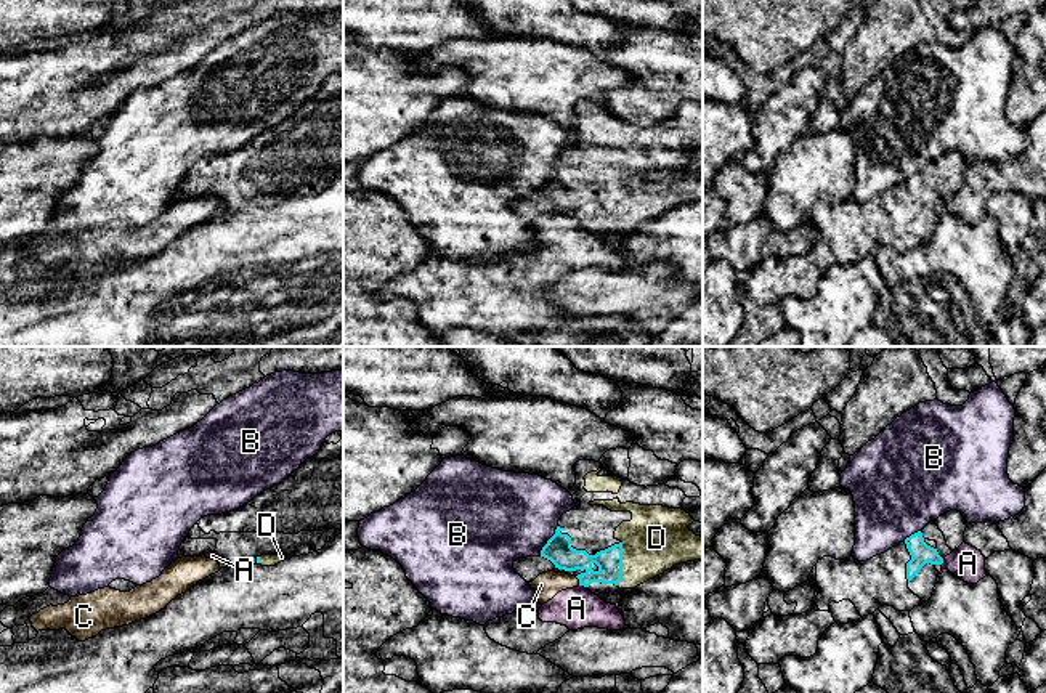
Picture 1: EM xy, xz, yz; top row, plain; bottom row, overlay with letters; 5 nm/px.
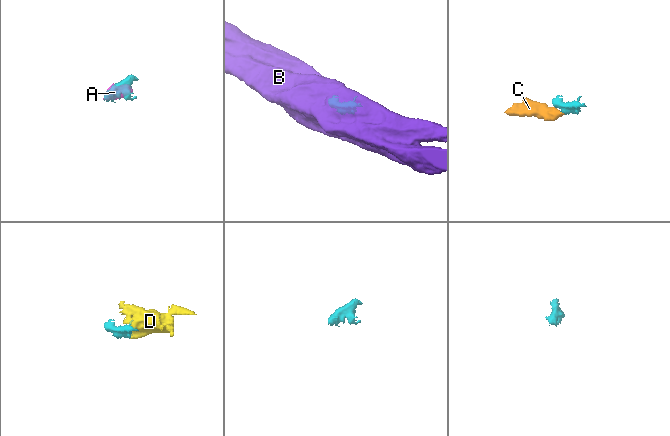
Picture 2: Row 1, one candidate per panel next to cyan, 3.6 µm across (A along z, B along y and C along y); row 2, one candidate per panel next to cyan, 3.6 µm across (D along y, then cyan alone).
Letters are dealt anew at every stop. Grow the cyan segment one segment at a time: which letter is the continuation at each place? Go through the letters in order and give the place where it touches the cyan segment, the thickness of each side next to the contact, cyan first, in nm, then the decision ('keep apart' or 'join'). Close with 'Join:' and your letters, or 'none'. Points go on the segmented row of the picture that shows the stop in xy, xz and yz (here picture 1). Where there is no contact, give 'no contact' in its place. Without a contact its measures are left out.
A: xz (583, 584) | 140/200 nm | keep apart
B: xz (549, 539) | 140/440 nm | keep apart
C: xz (579, 581) | 140/130 nm | keep apart
D: xz (621, 563) | 130/320 nm | join
Join: D

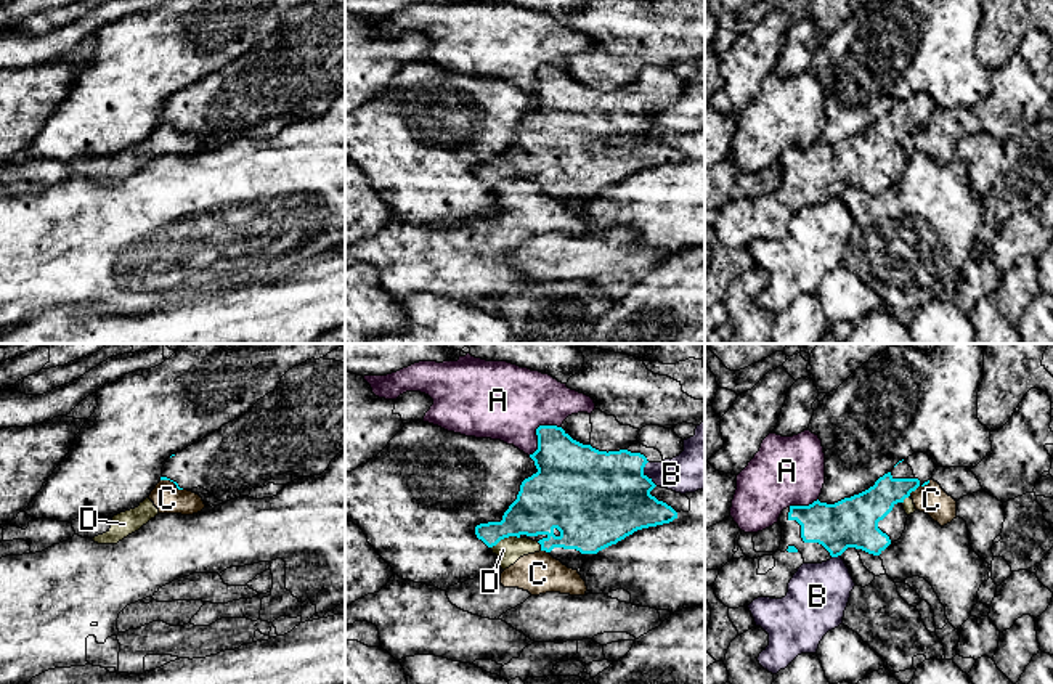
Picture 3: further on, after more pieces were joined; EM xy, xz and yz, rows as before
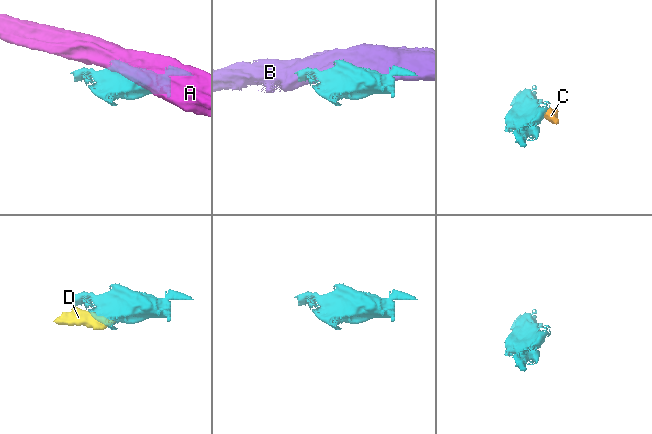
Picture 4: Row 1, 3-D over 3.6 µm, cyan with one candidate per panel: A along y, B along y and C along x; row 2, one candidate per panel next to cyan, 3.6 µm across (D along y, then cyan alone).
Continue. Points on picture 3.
A: xz (536, 431) | 300/400 nm | keep apart
B: xz (646, 476) | 460/220 nm | keep apart
C: yz (914, 490) | 170/150 nm | keep apart
D: xz (504, 537) | 260/130 nm | keep apart
Join: none

